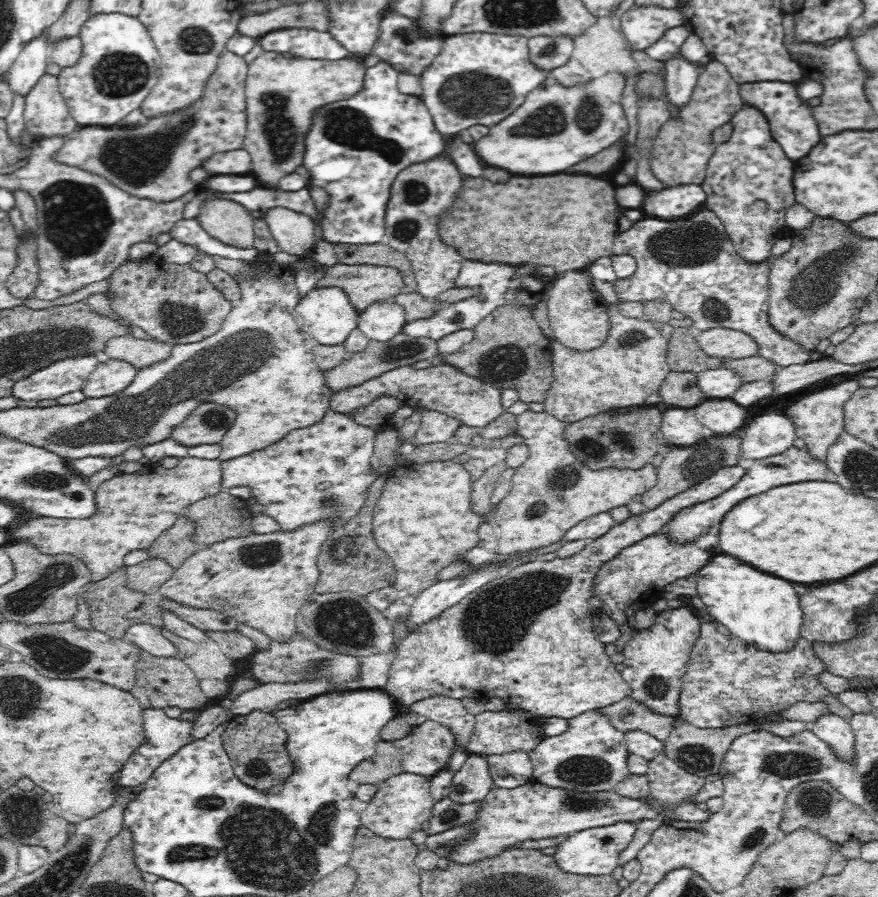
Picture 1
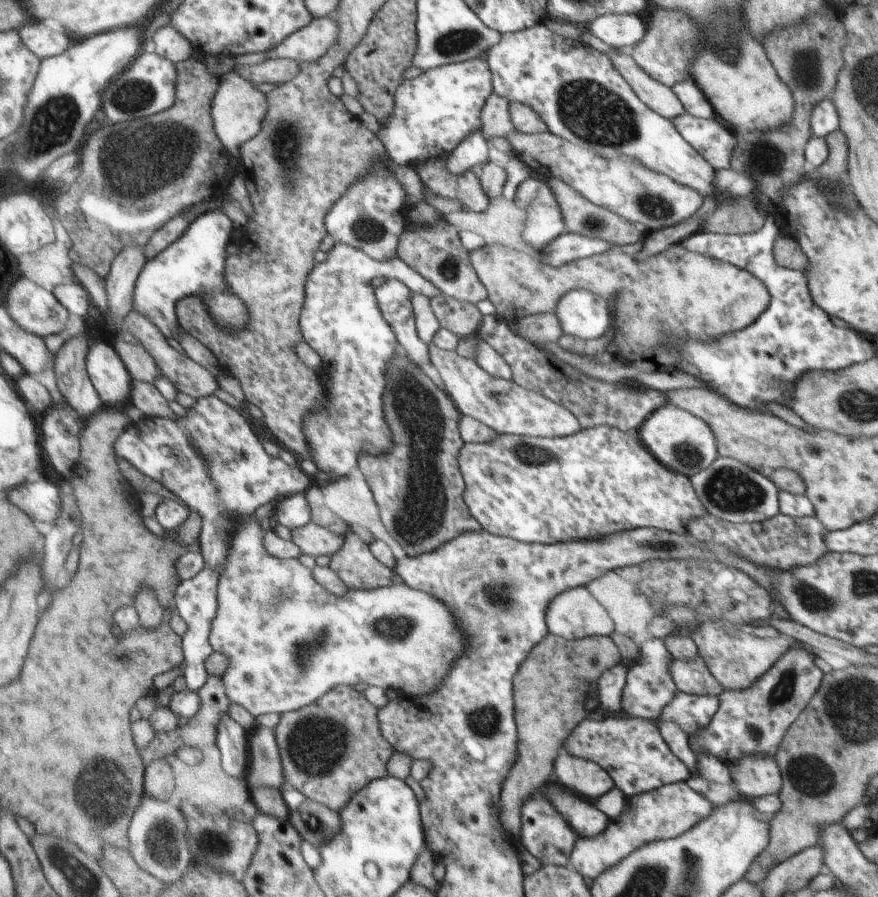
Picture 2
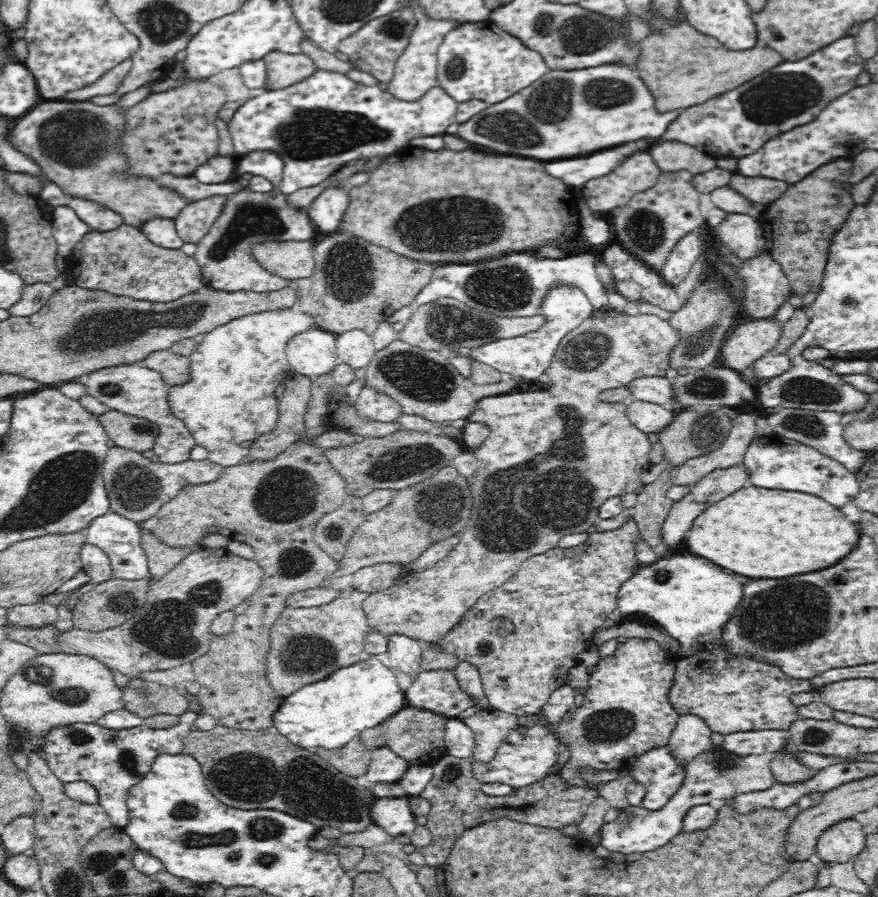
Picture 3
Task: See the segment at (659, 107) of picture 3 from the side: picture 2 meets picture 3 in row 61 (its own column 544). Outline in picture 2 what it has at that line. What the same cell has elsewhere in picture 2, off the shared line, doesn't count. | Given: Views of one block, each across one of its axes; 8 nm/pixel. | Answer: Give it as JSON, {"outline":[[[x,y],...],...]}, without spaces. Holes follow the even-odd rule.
{"outline":[[[552,634],[544,636],[531,650],[523,663],[519,664],[519,670],[513,676],[513,720],[517,728],[517,756],[505,780],[499,797],[500,822],[505,834],[513,837],[520,836],[519,808],[521,804],[539,792],[539,788],[554,780],[553,765],[559,751],[565,749],[565,740],[569,732],[585,720],[588,714],[599,707],[596,682],[599,676],[609,668],[620,664],[620,656],[617,647],[607,636],[591,636],[577,638],[577,640],[565,640]]]}

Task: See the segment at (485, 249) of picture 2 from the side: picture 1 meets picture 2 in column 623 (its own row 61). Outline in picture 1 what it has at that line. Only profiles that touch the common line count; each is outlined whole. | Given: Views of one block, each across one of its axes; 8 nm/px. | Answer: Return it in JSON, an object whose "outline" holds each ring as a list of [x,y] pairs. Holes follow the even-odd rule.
{"outline":[[[265,52],[248,64],[245,82],[247,131],[244,150],[252,154],[254,170],[247,172],[263,188],[278,186],[278,180],[304,166],[304,132],[312,120],[312,108],[356,96],[364,85],[365,63],[352,57],[340,60],[305,59]]]}

